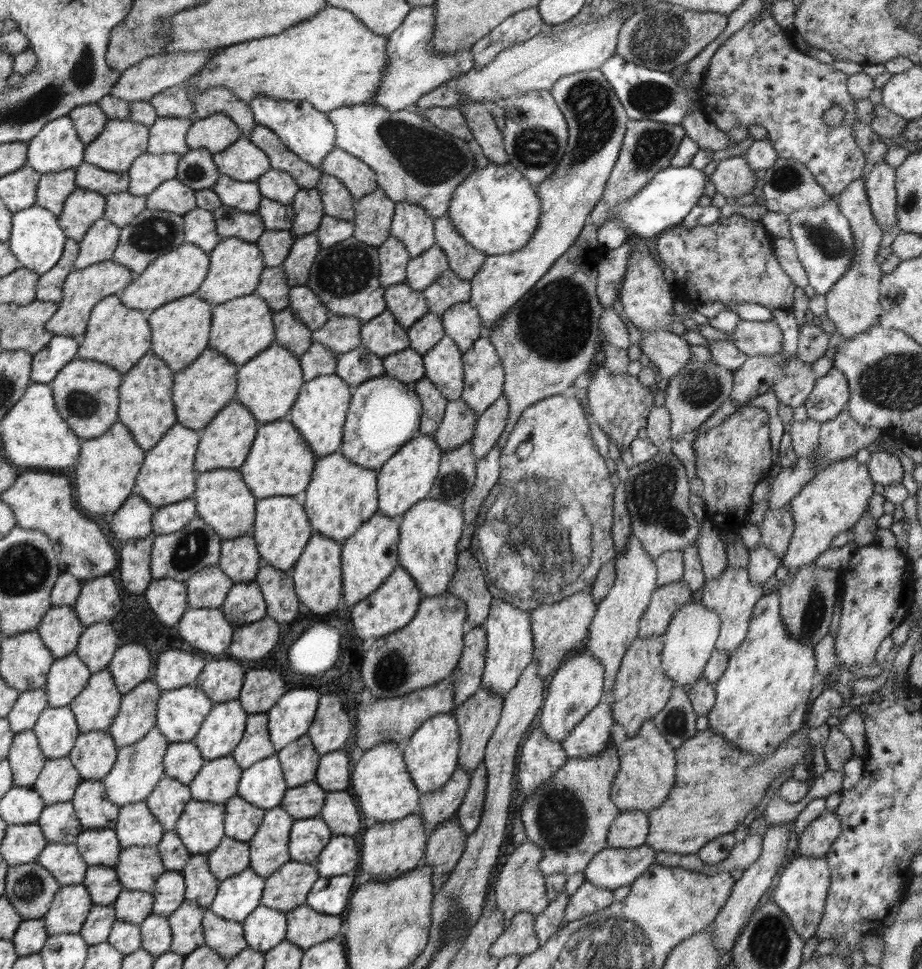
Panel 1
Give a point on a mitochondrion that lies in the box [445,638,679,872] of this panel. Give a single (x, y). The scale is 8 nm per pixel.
(561, 818)

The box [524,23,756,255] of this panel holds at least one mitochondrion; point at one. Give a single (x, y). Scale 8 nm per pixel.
(596, 120)

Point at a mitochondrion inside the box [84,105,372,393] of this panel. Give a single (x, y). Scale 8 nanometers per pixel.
(155, 233)

